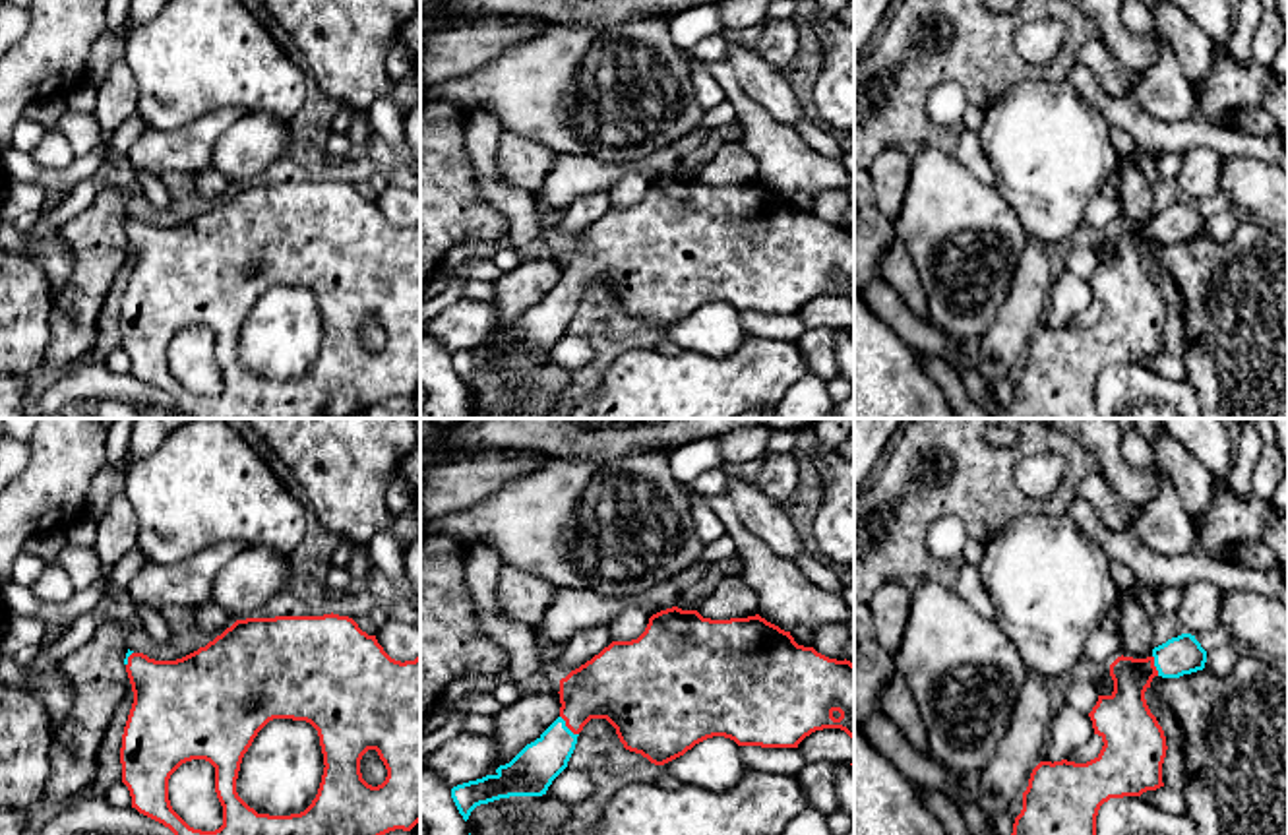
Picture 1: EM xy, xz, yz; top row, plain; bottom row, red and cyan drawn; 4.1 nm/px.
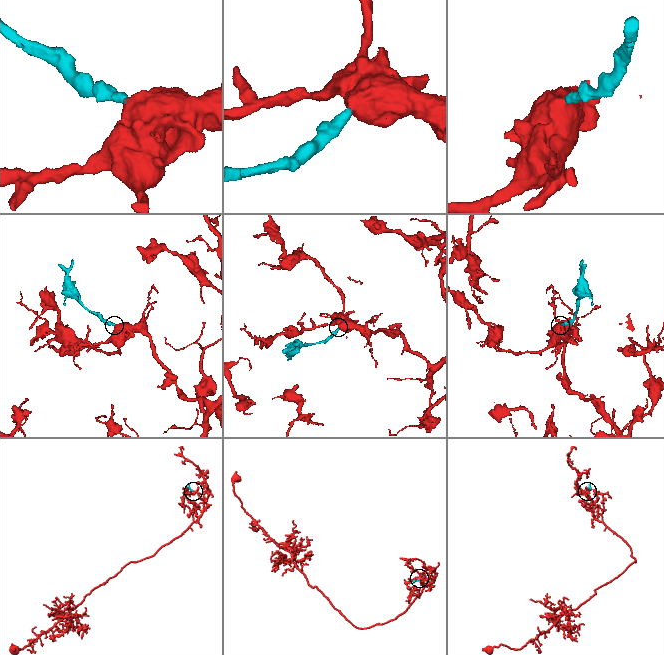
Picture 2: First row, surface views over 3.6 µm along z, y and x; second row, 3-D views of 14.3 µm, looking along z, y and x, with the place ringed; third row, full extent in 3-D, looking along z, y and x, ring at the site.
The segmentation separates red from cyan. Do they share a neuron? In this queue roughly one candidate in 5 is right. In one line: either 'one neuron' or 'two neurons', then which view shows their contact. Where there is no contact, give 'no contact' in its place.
one neuron | xz

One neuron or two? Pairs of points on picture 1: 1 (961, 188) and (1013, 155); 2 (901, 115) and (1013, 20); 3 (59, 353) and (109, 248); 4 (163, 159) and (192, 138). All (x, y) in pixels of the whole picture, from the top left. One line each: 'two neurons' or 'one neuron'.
1: two neurons
2: one neuron
3: one neuron
4: one neuron

